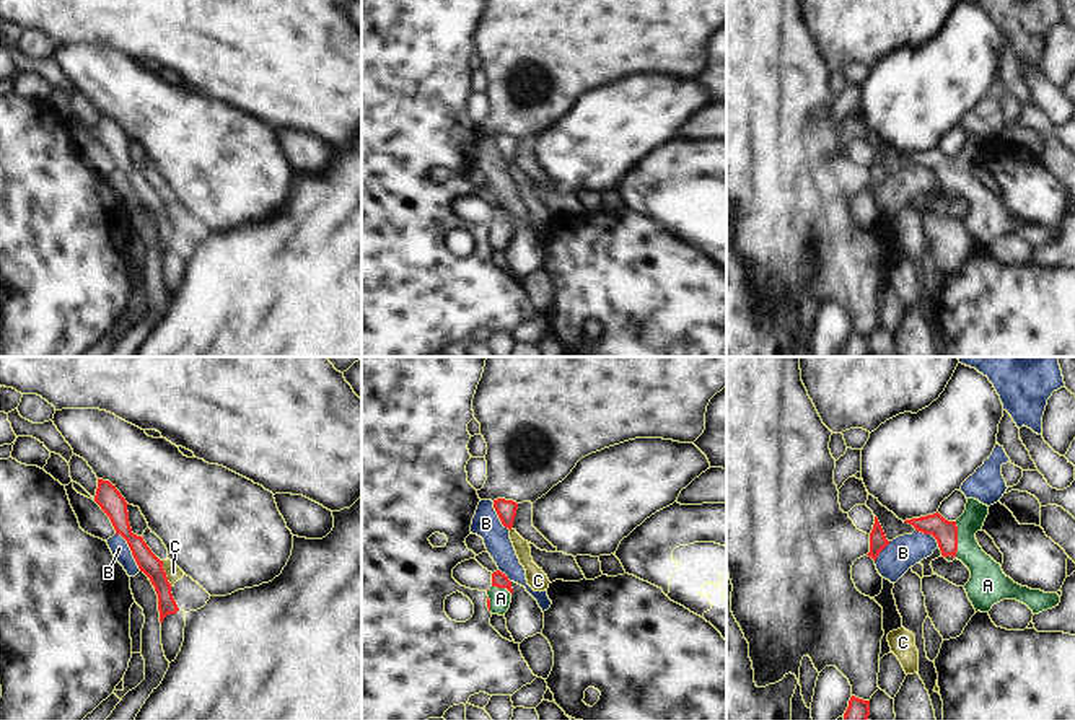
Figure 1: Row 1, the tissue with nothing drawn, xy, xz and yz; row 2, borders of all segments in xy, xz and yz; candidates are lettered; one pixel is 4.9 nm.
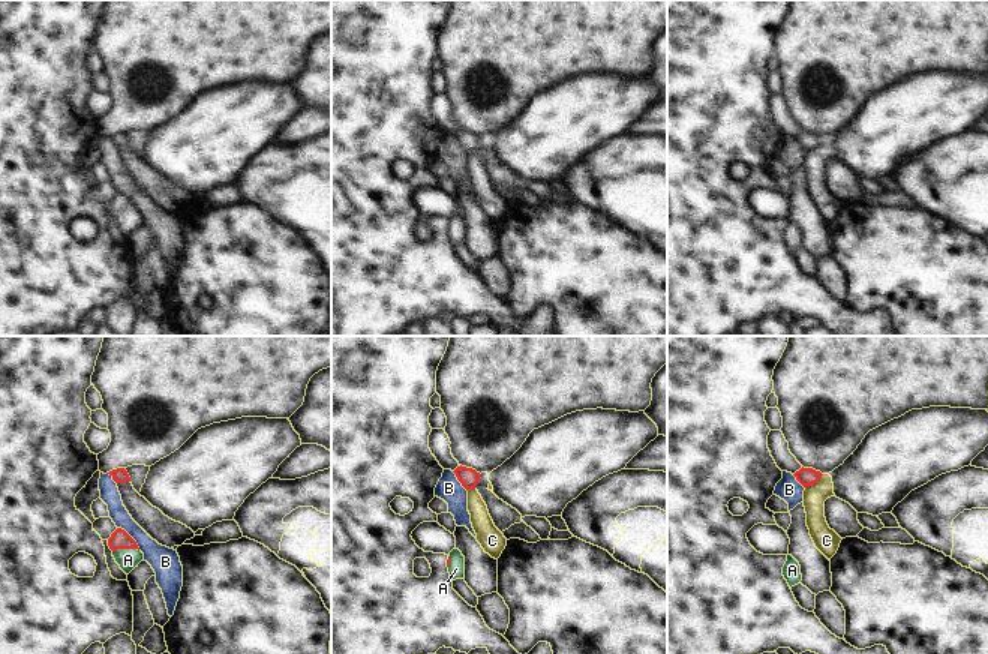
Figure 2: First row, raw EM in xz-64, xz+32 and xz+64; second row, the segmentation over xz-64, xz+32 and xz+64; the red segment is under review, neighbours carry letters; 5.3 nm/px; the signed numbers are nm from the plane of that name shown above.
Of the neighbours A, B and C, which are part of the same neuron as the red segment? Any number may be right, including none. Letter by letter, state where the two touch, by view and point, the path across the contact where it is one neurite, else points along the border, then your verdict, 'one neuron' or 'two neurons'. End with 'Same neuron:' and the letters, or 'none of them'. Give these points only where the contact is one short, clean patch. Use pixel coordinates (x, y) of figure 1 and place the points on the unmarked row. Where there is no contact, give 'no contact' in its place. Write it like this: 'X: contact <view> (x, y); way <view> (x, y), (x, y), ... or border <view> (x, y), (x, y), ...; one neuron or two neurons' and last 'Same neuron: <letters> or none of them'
A: contact yz (956, 175); way yz (945, 166), (956, 175), (984, 204), (987, 214); one neuron
B: contact xy (131, 184); two neurons
C: contact xy (165, 209); border xy (162, 196), (171, 222); two neurons
Same neuron: A

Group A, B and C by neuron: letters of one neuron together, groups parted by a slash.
A / B / C

